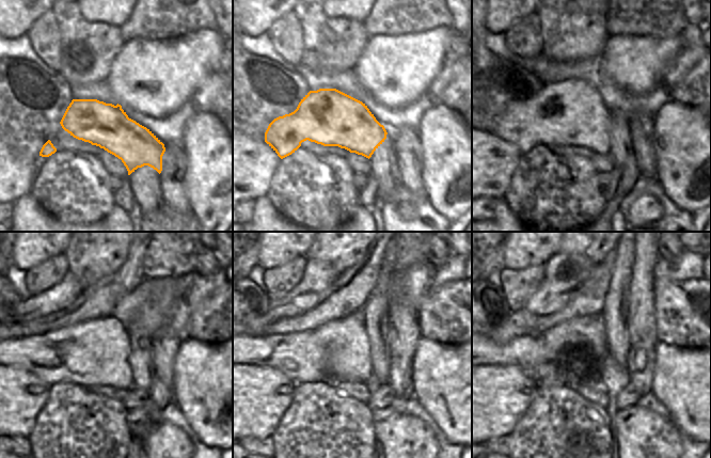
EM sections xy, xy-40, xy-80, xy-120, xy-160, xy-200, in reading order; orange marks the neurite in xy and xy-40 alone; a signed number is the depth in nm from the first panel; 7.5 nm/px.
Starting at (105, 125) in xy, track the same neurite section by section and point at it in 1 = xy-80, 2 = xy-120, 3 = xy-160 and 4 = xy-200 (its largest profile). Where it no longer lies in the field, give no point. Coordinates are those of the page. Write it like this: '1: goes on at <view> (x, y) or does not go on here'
1: goes on at xy-80 (570, 113)
2: goes on at xy-120 (96, 352)
3: goes on at xy-160 (338, 350)
4: goes on at xy-200 (586, 335)

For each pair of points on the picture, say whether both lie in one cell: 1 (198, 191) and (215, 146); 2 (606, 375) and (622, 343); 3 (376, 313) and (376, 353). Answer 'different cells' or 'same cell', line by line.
1: same cell
2: different cells
3: same cell

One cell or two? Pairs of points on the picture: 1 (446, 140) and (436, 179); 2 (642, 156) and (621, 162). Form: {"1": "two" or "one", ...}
{"1": "one", "2": "two"}

